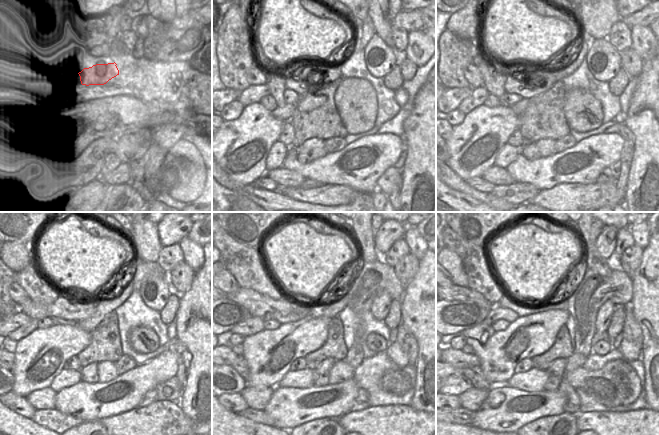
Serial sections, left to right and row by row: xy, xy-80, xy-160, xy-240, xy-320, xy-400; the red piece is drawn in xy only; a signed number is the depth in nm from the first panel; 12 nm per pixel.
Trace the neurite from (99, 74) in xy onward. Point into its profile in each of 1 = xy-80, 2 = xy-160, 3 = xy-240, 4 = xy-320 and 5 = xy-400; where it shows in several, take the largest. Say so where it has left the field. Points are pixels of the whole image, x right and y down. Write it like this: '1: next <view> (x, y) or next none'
1: next xy-80 (328, 73)
2: next xy-160 (535, 86)
3: next xy-240 (64, 308)
4: next xy-320 (256, 304)
5: next xy-400 (458, 293)

